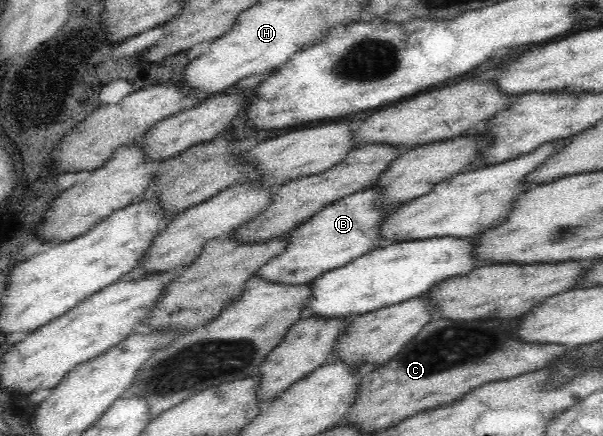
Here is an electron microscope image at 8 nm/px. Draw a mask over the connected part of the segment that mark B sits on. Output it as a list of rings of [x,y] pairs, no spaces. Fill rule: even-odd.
[[[375,186],[337,199],[335,203],[313,215],[309,221],[301,223],[291,235],[287,235],[285,238],[289,245],[285,247],[285,251],[281,251],[277,257],[265,264],[256,276],[284,285],[313,283],[326,272],[346,267],[355,259],[388,243],[383,239],[381,223],[393,211],[399,209],[401,204],[383,206],[379,199],[381,199],[381,190]]]

